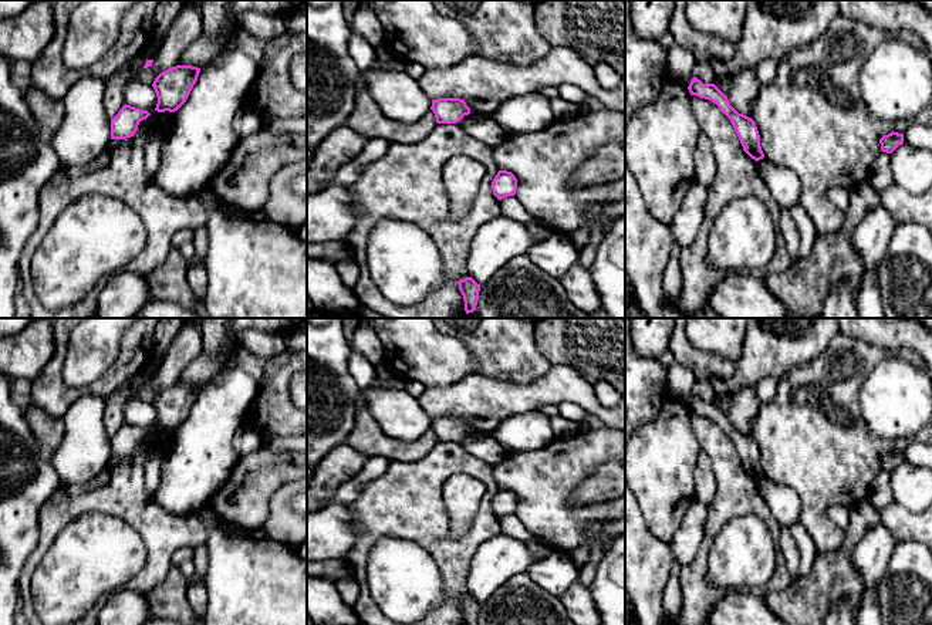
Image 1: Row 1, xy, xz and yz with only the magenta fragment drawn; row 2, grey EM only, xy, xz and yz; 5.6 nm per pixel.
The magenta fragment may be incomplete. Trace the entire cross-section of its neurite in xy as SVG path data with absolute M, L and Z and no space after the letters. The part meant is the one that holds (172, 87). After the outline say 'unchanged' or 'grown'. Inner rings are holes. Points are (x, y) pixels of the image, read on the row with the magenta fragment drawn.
M176 65L161 72L152 84L158 97L155 111L178 111L186 102L199 72L200 68L192 65Z; unchanged

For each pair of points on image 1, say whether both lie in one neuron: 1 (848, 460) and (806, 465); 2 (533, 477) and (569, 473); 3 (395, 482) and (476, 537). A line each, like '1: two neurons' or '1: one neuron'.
1: one neuron
2: one neuron
3: one neuron

